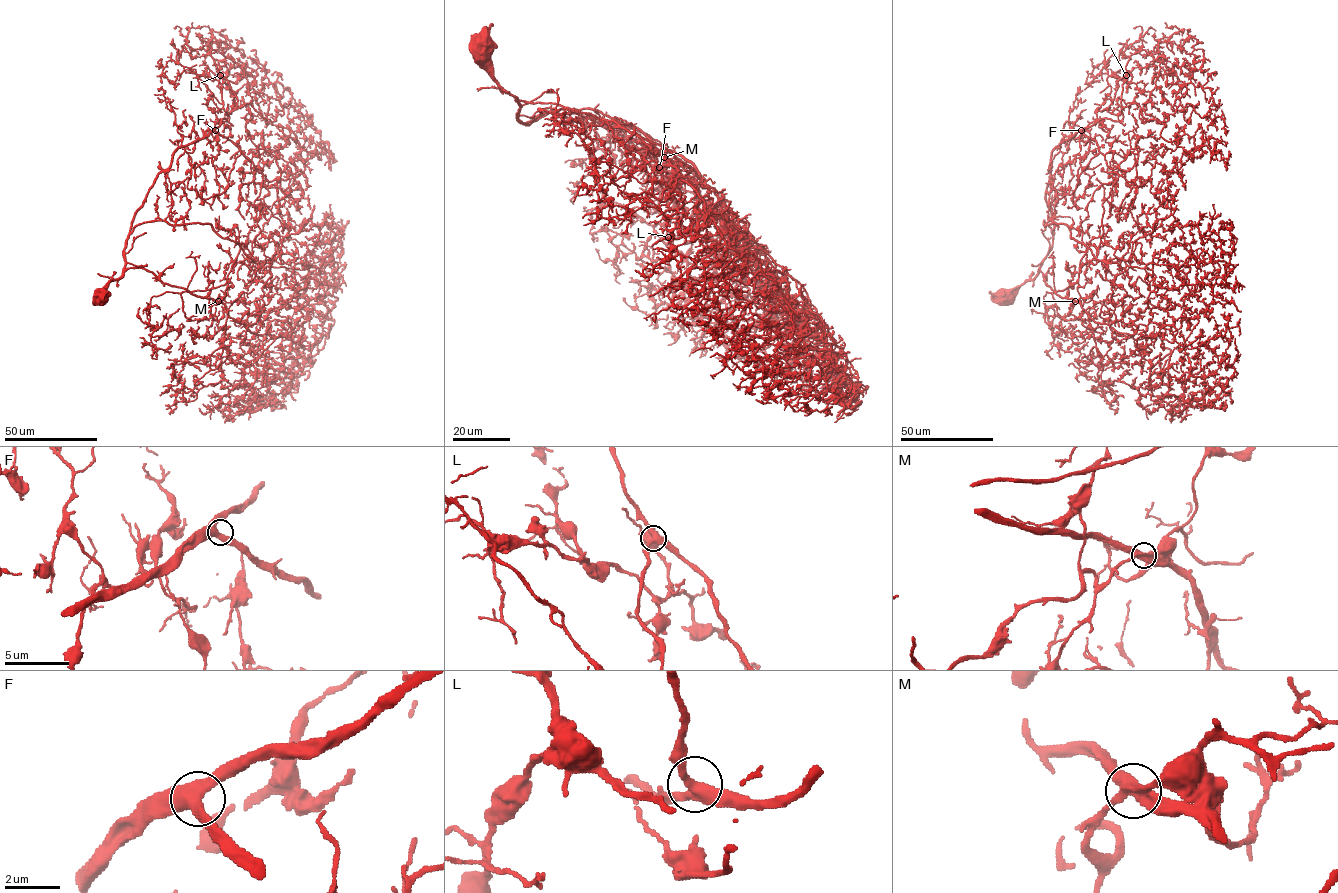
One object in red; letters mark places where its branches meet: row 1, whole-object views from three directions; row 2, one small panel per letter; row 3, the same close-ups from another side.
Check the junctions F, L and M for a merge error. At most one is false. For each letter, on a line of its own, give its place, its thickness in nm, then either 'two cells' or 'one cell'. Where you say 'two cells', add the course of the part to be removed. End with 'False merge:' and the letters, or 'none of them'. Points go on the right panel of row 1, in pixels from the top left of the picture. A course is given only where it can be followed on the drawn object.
F: (1081, 130) | 420 nm | one cell
L: (1126, 75) | 400 nm | one cell
M: (1075, 301) | 400 nm | one cell
False merge: none of them

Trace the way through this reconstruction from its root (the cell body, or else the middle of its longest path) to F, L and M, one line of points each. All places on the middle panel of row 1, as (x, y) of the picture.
F: (477, 47), (475, 59), (516, 99), (524, 124), (549, 112), (589, 118), (624, 135), (659, 167)
L: (477, 47), (524, 124), (549, 112), (589, 118), (641, 149), (669, 188), (676, 229), (694, 230), (668, 237)
M: (477, 47), (475, 45), (475, 59), (516, 99), (553, 102), (612, 120), (636, 133), (654, 153), (665, 157)

